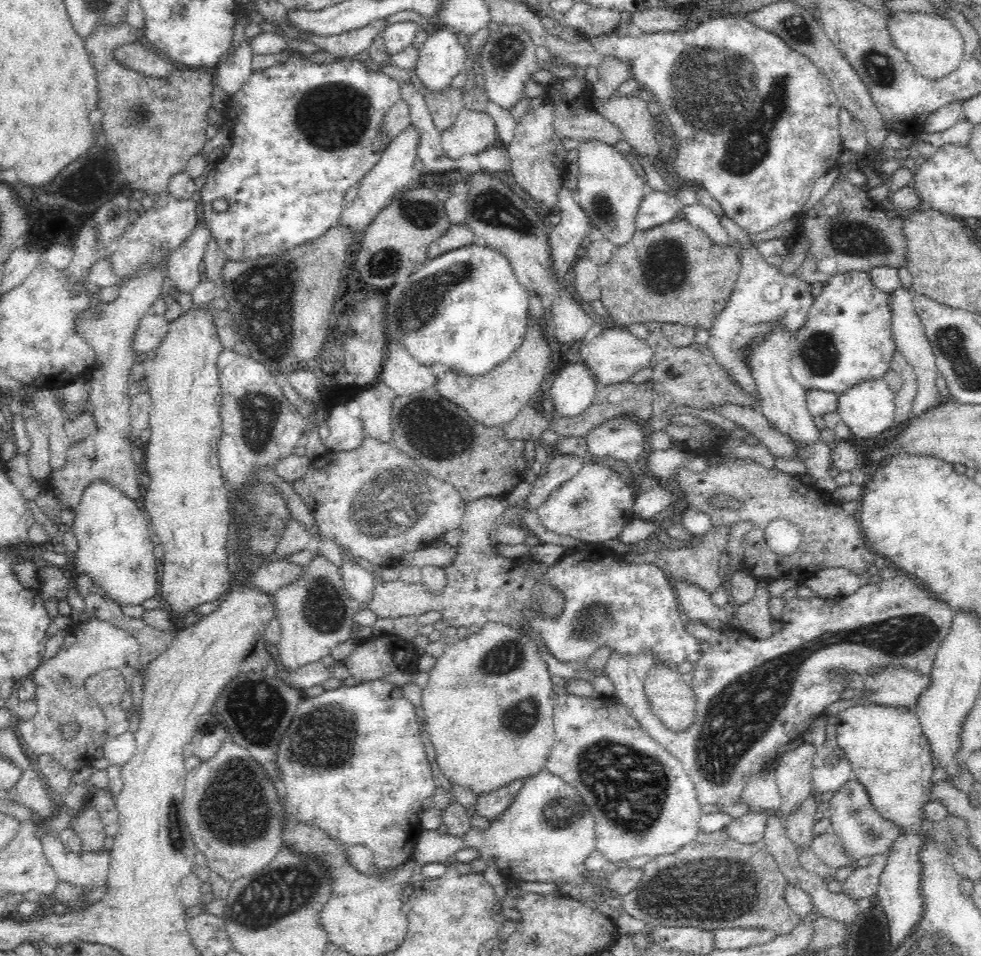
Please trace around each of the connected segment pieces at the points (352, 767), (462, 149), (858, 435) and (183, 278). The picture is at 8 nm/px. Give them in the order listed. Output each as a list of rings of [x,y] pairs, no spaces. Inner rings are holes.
[[[383,679],[366,681],[358,685],[347,686],[342,684],[339,688],[323,691],[315,697],[307,697],[301,699],[295,715],[290,723],[290,728],[286,730],[286,734],[282,735],[282,742],[278,743],[276,749],[276,764],[280,768],[282,774],[282,786],[284,787],[284,800],[282,801],[283,809],[286,809],[285,818],[290,821],[298,821],[304,825],[316,827],[330,834],[331,838],[344,842],[347,847],[361,845],[368,847],[374,858],[374,863],[378,867],[385,869],[395,869],[410,862],[413,857],[417,840],[423,831],[419,817],[422,812],[422,804],[425,798],[432,797],[436,787],[430,763],[426,757],[425,745],[422,742],[425,734],[421,730],[420,719],[421,714],[408,698],[402,695],[402,687]]]
[[[463,108],[454,124],[441,132],[442,148],[451,159],[462,158],[466,154],[478,154],[497,143],[494,119],[485,111]]]
[[[883,378],[866,380],[862,384],[854,385],[838,395],[837,413],[842,422],[848,426],[852,438],[866,440],[866,438],[878,438],[895,426],[895,391]]]
[[[198,219],[192,234],[172,252],[168,260],[166,273],[172,286],[176,286],[183,293],[190,293],[198,286],[202,281],[199,273],[200,262],[205,257],[207,244],[211,239],[210,227]]]

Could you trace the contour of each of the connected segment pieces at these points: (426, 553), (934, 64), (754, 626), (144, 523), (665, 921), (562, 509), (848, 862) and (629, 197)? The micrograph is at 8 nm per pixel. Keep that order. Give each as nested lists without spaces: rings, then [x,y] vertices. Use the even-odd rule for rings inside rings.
[[[448,543],[434,544],[407,552],[397,564],[420,568],[426,565],[445,567],[453,562],[456,553],[456,547],[452,547]]]
[[[899,12],[885,19],[894,44],[903,52],[904,58],[926,78],[938,80],[954,72],[962,62],[964,39],[954,23],[946,17],[921,12]]]
[[[758,579],[754,598],[746,604],[740,604],[734,613],[734,616],[742,623],[744,632],[758,640],[766,640],[776,631],[773,626],[774,619],[768,609],[771,596],[767,588],[770,583],[771,580]]]
[[[96,479],[84,491],[74,511],[69,534],[77,540],[78,550],[70,557],[70,572],[74,576],[88,574],[94,582],[93,591],[120,606],[142,604],[148,598],[158,597],[158,559],[152,553],[155,545],[150,541],[153,529],[136,501],[118,487]]]
[[[726,829],[717,832],[699,832],[696,841],[676,853],[652,858],[643,868],[642,880],[638,886],[622,897],[619,910],[612,910],[612,922],[618,921],[622,913],[632,918],[656,926],[697,927],[702,930],[717,929],[767,929],[773,932],[792,931],[800,922],[800,917],[792,911],[783,898],[788,878],[782,874],[774,855],[762,841],[741,844],[733,840]]]
[[[588,462],[574,478],[562,482],[536,509],[540,524],[560,536],[570,536],[586,543],[608,544],[635,518],[633,488],[610,466],[602,462]]]
[[[828,831],[821,835],[813,838],[810,846],[810,850],[821,862],[826,863],[834,872],[844,866],[856,867],[856,863],[846,855],[842,842],[836,833]]]
[[[580,140],[578,163],[578,184],[574,190],[574,199],[578,205],[586,211],[590,217],[590,223],[594,225],[593,232],[588,234],[592,241],[596,239],[608,239],[615,246],[624,246],[634,236],[637,231],[634,221],[637,215],[638,207],[645,197],[646,182],[642,176],[632,169],[632,166],[620,153],[615,146],[606,144],[600,140]]]

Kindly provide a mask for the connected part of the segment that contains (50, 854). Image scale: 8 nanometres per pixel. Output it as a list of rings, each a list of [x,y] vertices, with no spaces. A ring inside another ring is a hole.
[[[52,833],[44,834],[40,840],[47,862],[52,865],[61,882],[85,886],[90,891],[106,884],[111,863],[108,851],[67,852],[61,839]]]

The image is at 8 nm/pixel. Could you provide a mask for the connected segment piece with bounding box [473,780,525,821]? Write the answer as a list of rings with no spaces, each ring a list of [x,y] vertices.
[[[514,780],[510,782],[510,785],[504,786],[496,792],[490,792],[490,794],[482,794],[482,796],[476,796],[476,810],[477,815],[490,820],[500,818],[507,807],[514,802],[514,798],[518,795],[518,792],[522,789],[525,780]]]

